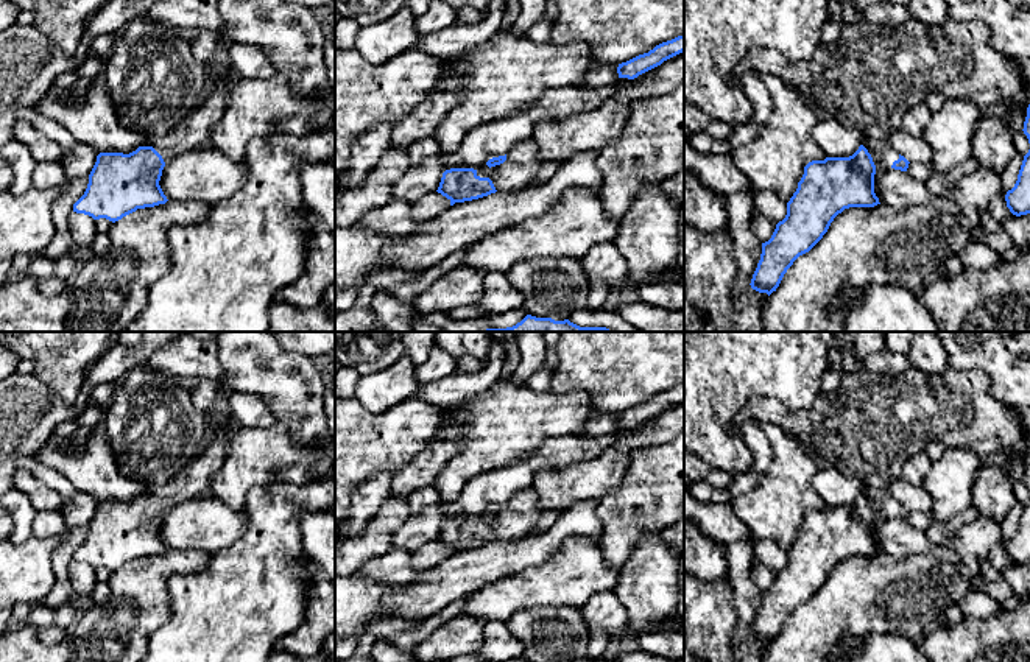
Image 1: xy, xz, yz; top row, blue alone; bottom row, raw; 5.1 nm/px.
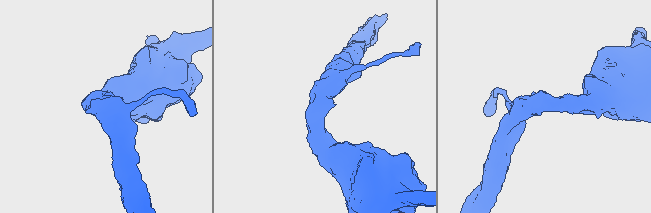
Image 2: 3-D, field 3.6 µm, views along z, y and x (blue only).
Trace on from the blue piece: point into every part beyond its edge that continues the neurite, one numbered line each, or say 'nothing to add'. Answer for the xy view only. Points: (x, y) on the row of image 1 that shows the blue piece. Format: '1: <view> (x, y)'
1: xy (194, 130)

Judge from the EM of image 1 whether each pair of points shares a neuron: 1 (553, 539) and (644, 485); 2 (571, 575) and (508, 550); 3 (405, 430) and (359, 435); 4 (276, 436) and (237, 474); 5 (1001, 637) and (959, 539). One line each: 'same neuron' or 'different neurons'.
1: different neurons
2: different neurons
3: same neuron
4: same neuron
5: different neurons

